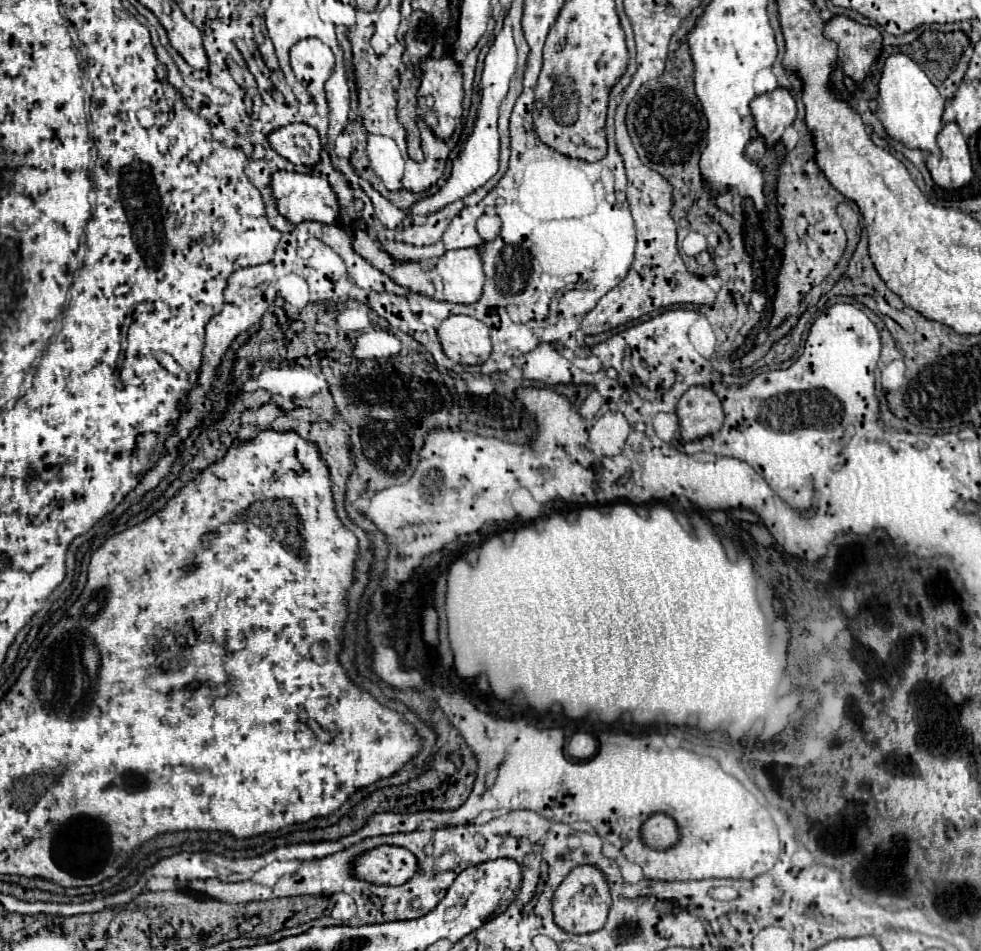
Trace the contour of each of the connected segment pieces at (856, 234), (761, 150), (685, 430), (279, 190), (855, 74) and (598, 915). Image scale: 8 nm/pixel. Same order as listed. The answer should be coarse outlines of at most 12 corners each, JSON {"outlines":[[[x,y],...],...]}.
{"outlines":[[[850,202],[838,206],[838,216],[848,236],[842,260],[850,260],[858,240],[858,210]],[[754,136],[746,146],[748,158],[762,160],[766,148],[762,136]],[[690,386],[678,400],[682,440],[724,424],[720,398]],[[276,172],[278,212],[292,224],[336,224],[340,204],[324,178]],[[834,16],[824,36],[838,62],[860,84],[882,48],[874,26]],[[594,866],[566,878],[566,914],[557,926],[568,934],[604,928],[610,890]]]}

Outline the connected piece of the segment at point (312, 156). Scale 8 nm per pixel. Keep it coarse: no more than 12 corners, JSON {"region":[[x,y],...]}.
{"region":[[308,124],[270,134],[270,146],[292,164],[320,160],[320,136]]}

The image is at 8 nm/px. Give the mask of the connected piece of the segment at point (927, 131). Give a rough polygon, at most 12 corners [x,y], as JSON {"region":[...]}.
{"region":[[904,54],[884,62],[876,116],[908,148],[941,154],[946,100]]}

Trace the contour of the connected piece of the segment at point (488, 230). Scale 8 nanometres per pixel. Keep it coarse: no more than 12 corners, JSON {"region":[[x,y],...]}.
{"region":[[496,214],[478,218],[478,234],[494,240],[500,234],[500,218]]}

